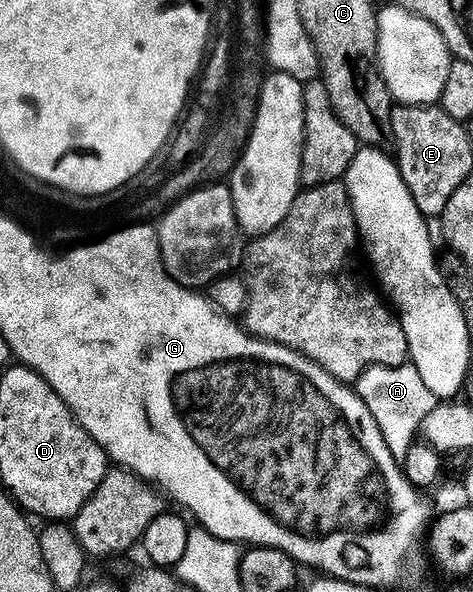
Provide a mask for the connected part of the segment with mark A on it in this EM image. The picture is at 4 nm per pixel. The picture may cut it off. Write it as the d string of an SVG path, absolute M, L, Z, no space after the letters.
M409 361L401 365L369 365L354 381L353 388L371 413L388 450L400 463L414 442L422 419L436 405L434 393L429 391L418 369Z

